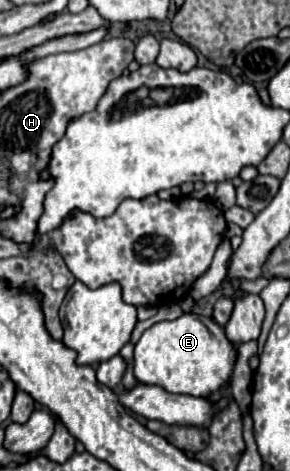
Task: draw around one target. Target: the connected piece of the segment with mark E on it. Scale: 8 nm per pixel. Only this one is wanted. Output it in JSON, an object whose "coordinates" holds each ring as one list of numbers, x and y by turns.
{"coordinates":[[183,314,177,320,171,322,159,322,153,324,149,330,143,332,141,340,135,344,135,360,133,360,133,372,135,378,141,384,153,384,161,386,171,394,189,394,189,396,209,396,221,388,227,388,231,384,231,374,235,366,237,350,227,340,225,330,207,316,195,316,195,314]]}

